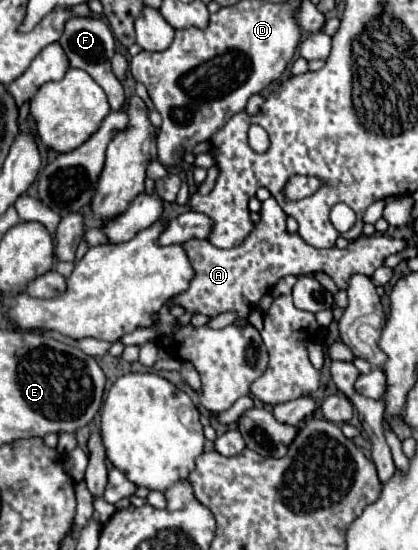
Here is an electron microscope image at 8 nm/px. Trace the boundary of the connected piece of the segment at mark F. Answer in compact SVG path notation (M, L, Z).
M71 16L65 22L63 34L57 40L61 44L61 48L65 50L65 56L69 60L71 68L81 68L85 70L107 94L111 110L121 110L125 106L125 96L123 96L123 86L121 82L115 78L113 70L111 70L111 58L115 54L115 38L113 32L109 30L109 26L97 18L79 18L79 16Z

